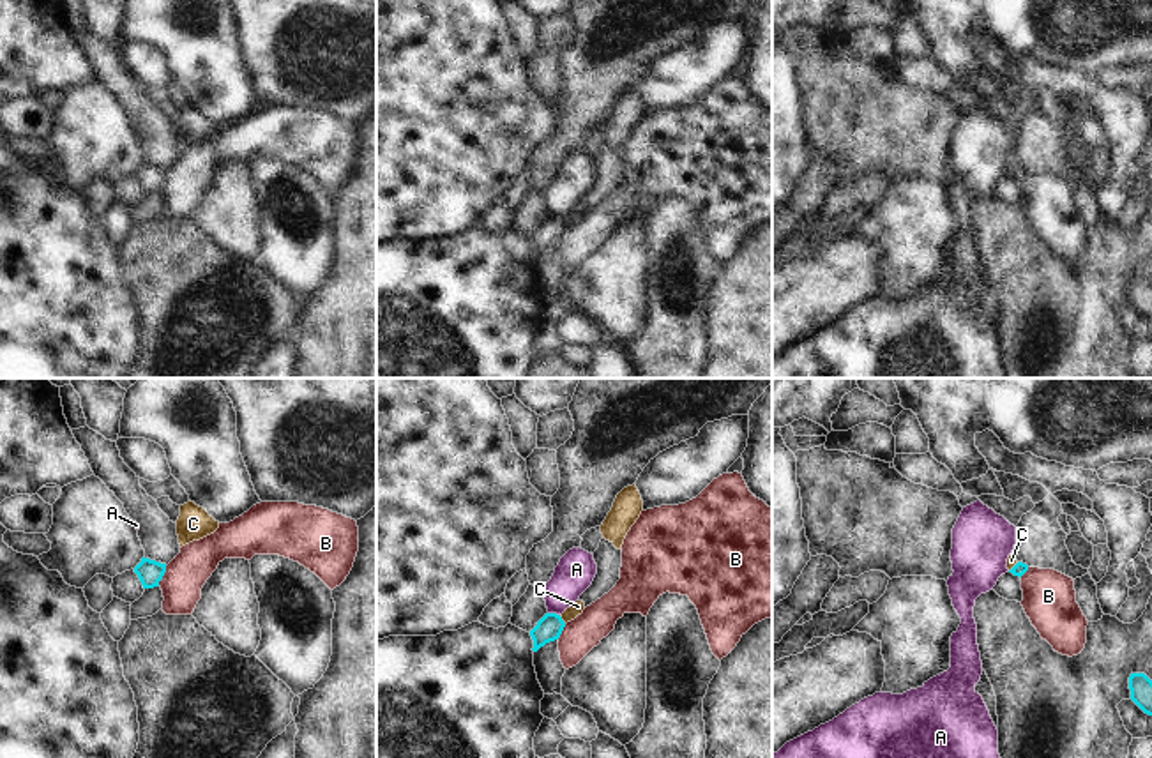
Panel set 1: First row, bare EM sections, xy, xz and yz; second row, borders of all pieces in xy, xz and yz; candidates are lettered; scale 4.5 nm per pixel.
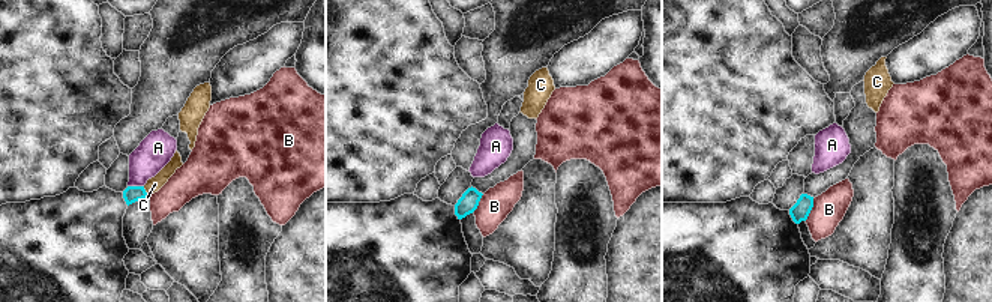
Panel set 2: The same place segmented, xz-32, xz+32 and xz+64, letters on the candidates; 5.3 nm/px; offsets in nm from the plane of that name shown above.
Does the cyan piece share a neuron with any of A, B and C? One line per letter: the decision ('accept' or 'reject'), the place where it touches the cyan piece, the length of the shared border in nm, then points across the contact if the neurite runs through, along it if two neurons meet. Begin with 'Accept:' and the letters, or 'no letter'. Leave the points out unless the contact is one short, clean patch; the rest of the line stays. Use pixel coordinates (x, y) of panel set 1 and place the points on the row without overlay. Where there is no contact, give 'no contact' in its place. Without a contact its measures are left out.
Accept: C
A: reject; contact xz (553, 218); length 60 nm; border xz (548, 216), (559, 219)
B: reject; contact xy (161, 181); length 100 nm
C: accept; contact xz (560, 223); length 50 nm; way xz (550, 232), (560, 223), (578, 211)

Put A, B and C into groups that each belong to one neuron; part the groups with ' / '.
A / B / C

